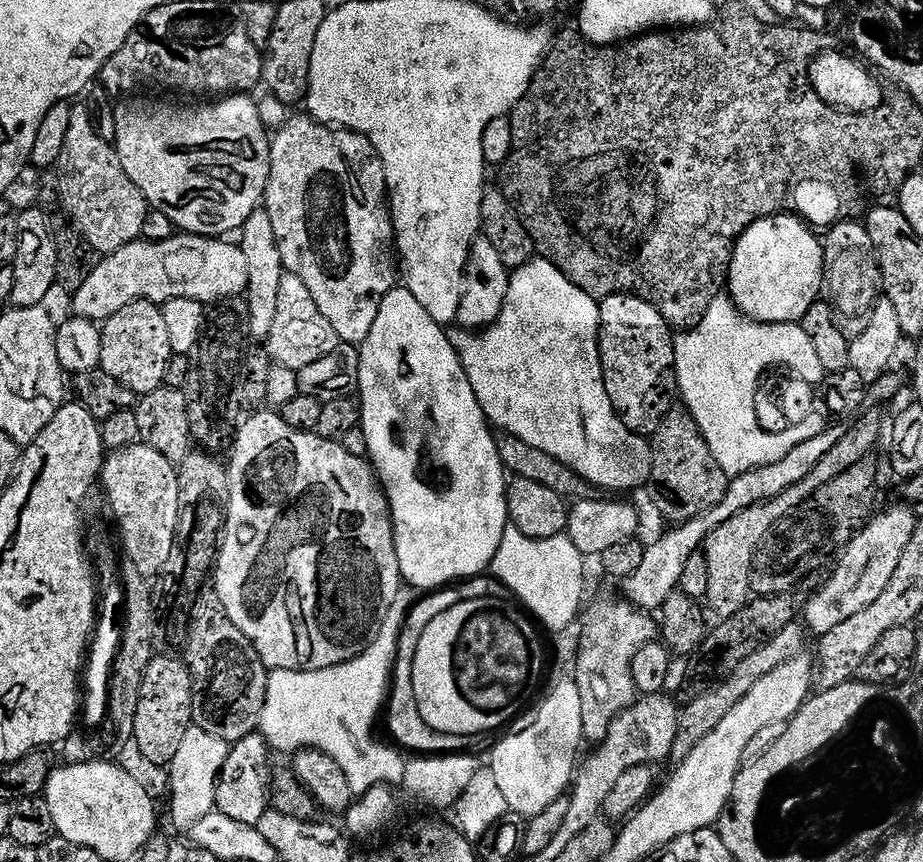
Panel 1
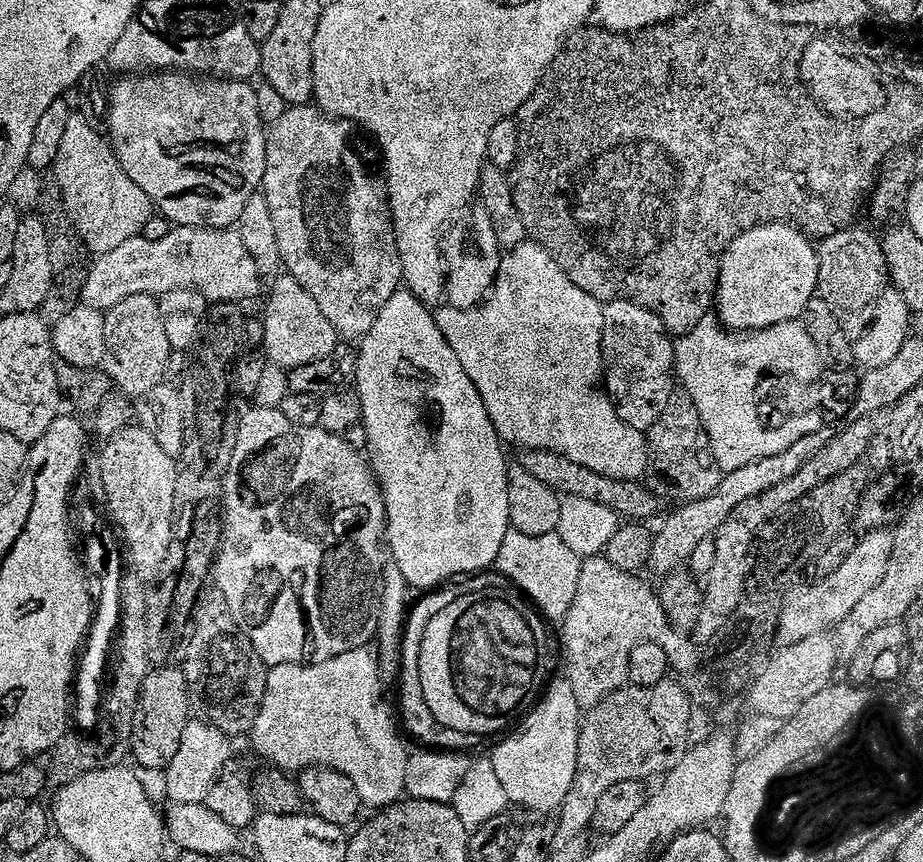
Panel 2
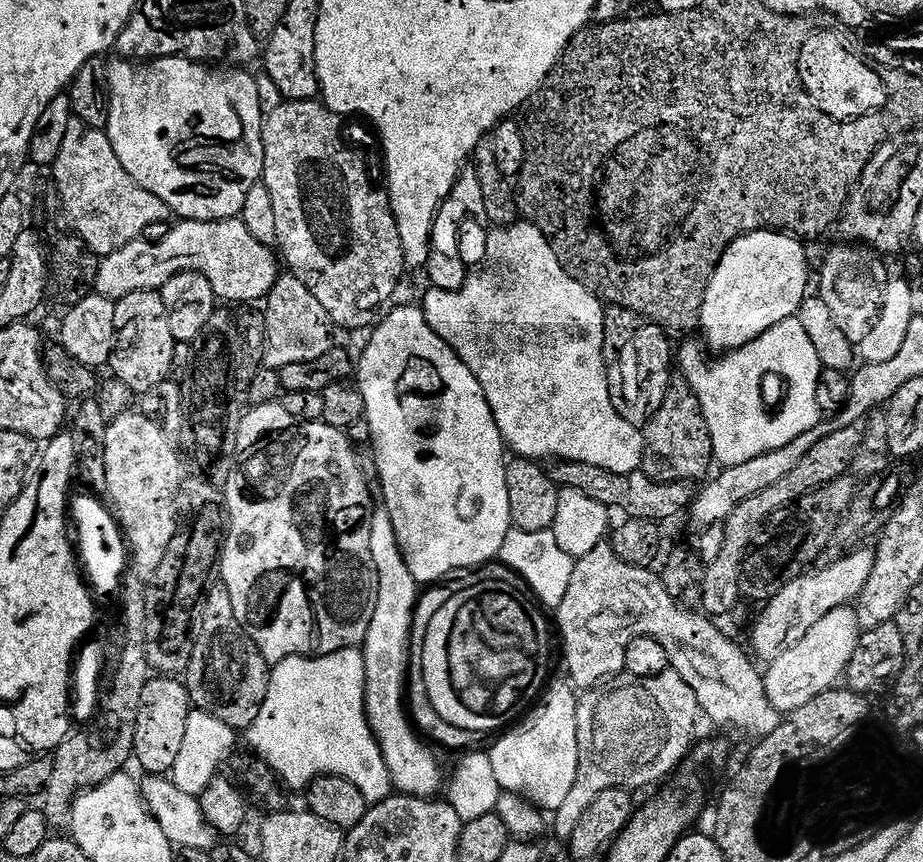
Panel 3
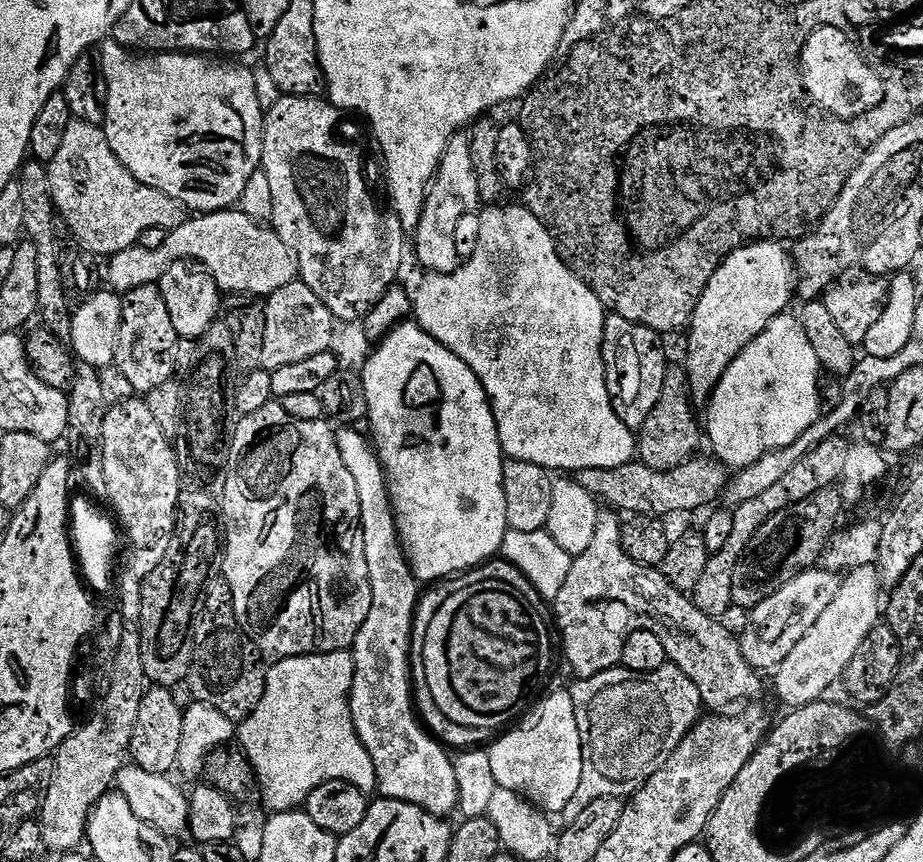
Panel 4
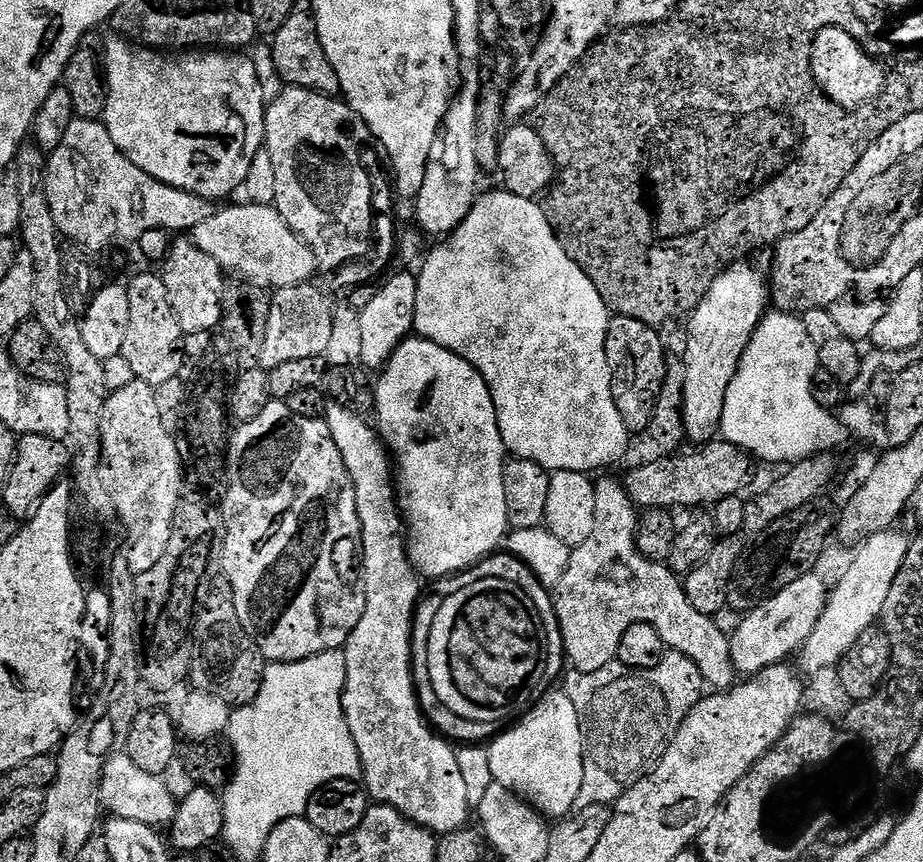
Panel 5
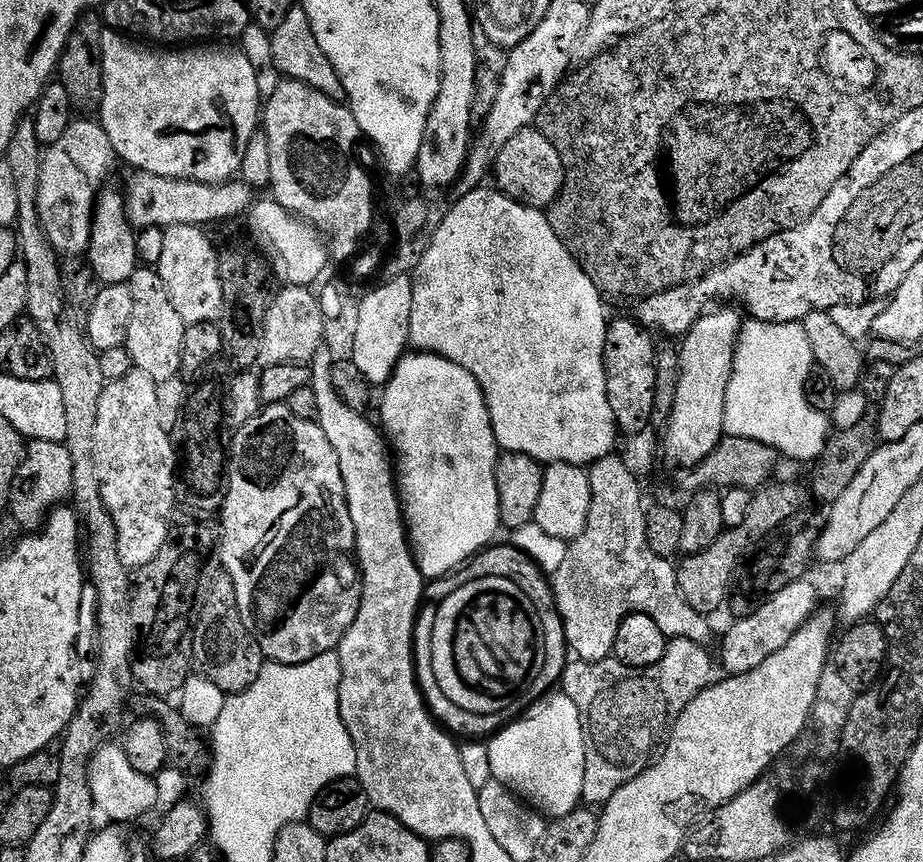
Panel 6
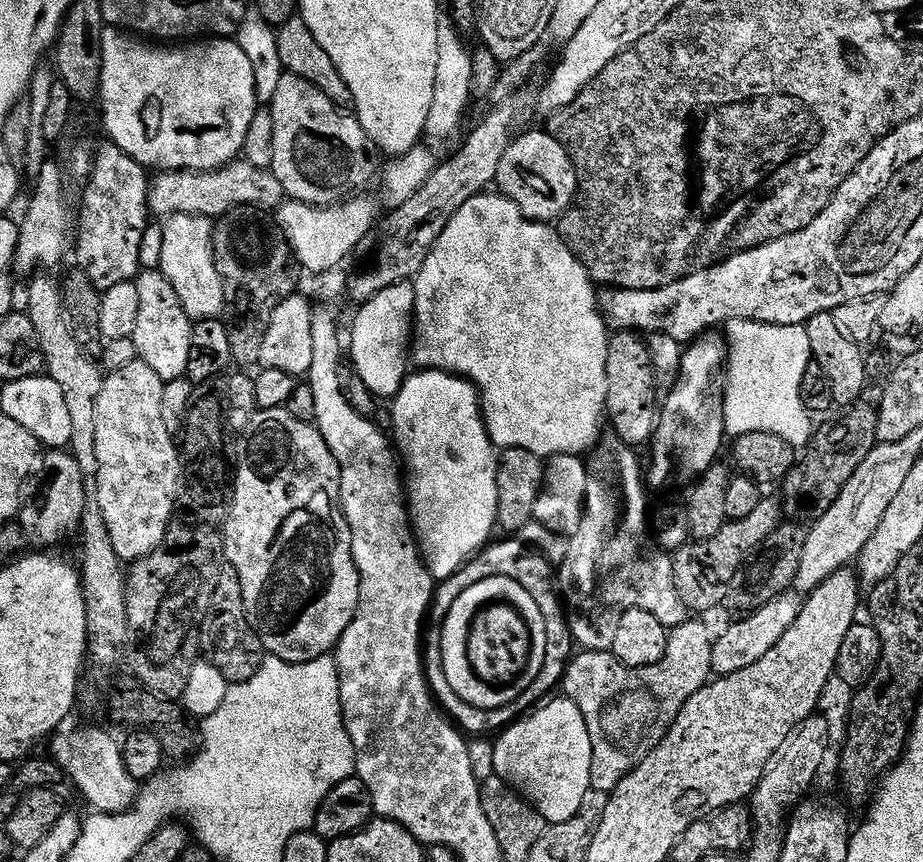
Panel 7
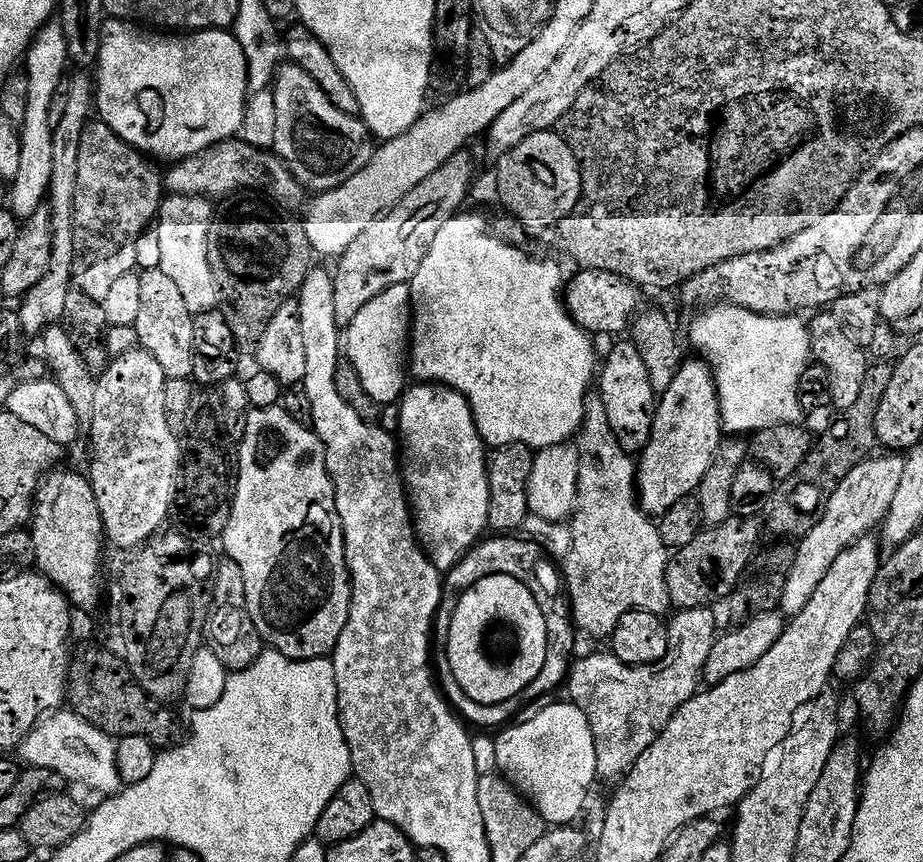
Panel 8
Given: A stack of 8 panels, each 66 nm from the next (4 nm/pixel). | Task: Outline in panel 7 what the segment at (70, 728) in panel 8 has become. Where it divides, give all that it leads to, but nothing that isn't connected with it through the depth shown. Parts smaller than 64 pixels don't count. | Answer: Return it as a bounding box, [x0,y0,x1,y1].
[50,728,138,813]

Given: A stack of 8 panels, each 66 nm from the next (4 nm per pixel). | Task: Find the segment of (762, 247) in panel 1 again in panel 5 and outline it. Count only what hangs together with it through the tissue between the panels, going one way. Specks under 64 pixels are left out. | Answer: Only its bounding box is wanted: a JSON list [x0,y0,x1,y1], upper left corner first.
[682,262,770,446]

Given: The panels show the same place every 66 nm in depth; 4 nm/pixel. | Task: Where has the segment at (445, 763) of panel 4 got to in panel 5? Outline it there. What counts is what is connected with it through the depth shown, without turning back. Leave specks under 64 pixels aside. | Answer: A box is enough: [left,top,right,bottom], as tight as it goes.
[326,403,470,833]

